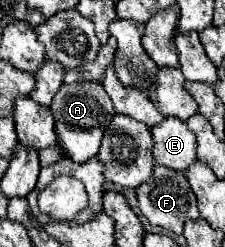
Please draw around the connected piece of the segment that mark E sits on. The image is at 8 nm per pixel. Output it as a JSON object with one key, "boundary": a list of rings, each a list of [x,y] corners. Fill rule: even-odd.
{"boundary":[[[165,116],[163,122],[151,128],[153,160],[177,172],[185,172],[197,160],[195,134],[185,122],[175,116]]]}

